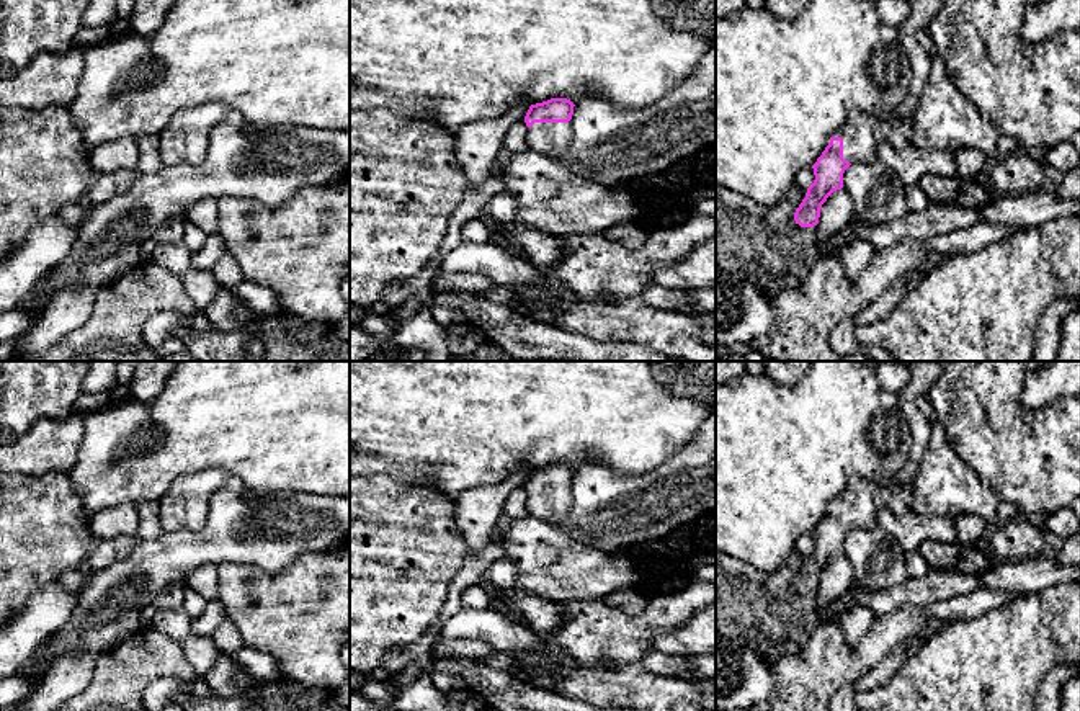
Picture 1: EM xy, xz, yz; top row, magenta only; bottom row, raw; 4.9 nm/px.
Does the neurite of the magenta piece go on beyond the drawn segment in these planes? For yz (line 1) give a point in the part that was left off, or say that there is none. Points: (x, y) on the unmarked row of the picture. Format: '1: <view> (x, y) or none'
1: yz (860, 497)

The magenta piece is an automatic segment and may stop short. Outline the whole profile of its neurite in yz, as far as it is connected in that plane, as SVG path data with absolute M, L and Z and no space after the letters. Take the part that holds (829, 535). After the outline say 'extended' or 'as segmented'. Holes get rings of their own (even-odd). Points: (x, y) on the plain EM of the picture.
M853 476L843 490L828 503L827 513L812 531L815 546L794 579L801 593L819 590L822 570L827 564L843 554L843 539L851 530L874 528L879 507L894 512L915 508L912 485L899 487L894 481L879 485L872 481Z | extended

